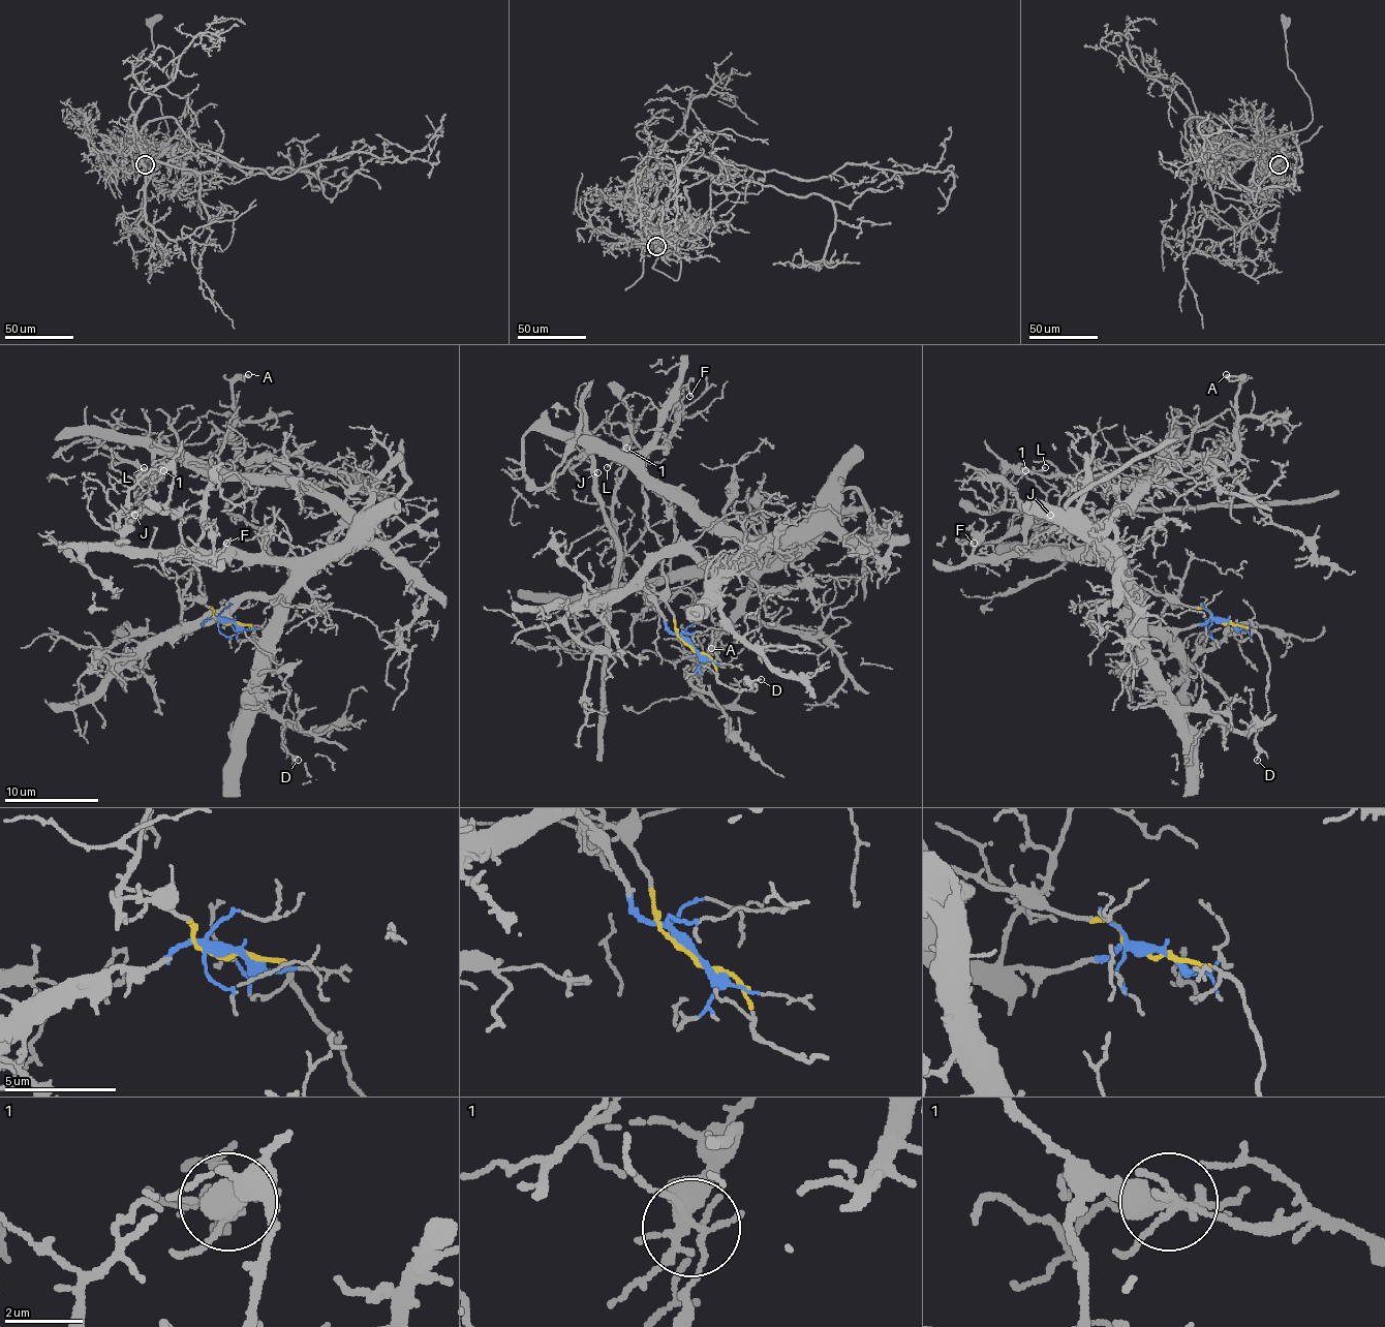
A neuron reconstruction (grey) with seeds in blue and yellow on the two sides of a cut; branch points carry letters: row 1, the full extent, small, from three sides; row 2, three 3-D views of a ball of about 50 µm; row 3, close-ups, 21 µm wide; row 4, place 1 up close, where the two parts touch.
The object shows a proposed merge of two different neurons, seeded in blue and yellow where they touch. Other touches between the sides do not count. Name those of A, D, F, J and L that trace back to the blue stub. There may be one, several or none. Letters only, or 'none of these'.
A, F, J

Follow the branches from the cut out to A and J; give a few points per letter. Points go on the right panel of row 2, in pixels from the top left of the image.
A: (1224, 621), (1143, 628), (1132, 616), (1141, 597), (1097, 533), (1152, 480), (1233, 459), (1240, 378), (1226, 374)
J: (1224, 621), (1143, 628), (1132, 616), (1141, 597), (1117, 564), (1035, 553), (1030, 544), (1035, 520), (1049, 515)

